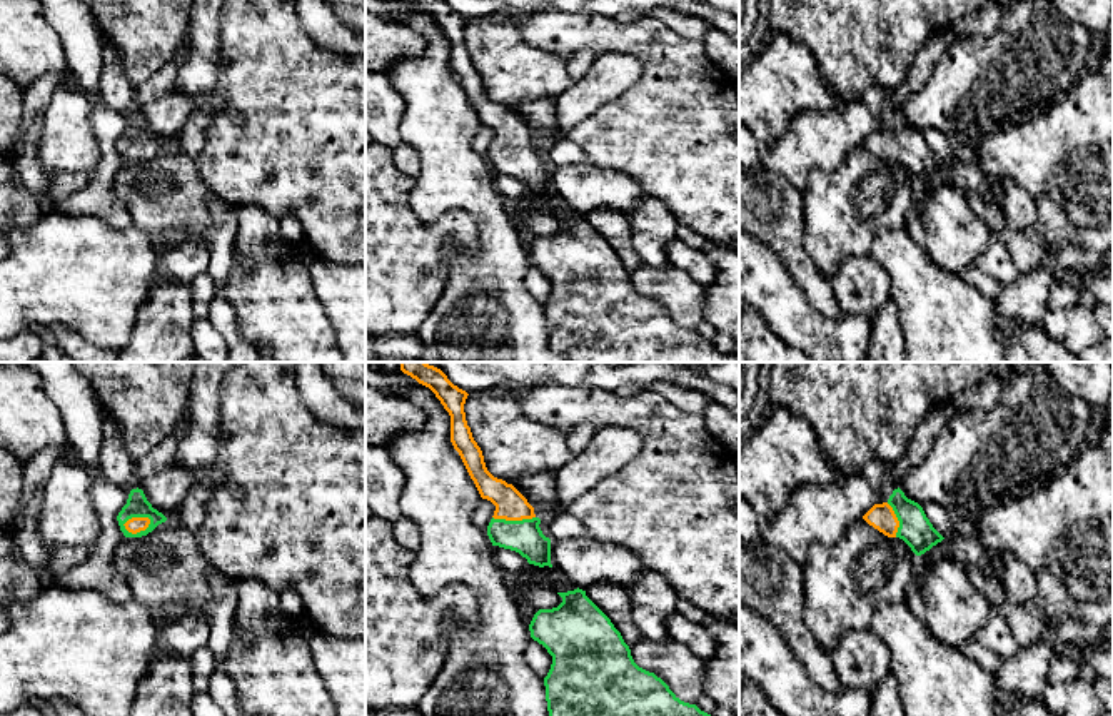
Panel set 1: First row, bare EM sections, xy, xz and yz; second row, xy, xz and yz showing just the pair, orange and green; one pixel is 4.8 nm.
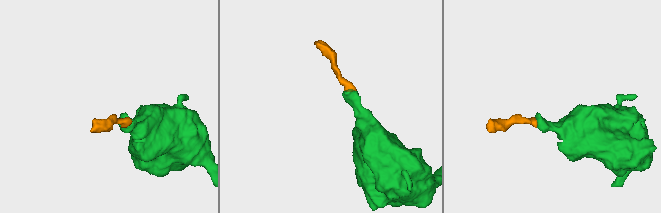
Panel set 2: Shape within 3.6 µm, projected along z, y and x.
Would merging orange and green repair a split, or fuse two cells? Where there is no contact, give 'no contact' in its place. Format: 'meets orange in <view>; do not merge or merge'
meets orange in xy; merge

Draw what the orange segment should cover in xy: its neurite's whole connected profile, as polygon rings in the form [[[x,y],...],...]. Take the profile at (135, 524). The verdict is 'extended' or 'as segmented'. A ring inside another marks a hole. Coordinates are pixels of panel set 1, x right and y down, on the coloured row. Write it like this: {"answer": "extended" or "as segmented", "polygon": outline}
{"answer": "extended", "polygon": [[[132,489],[127,504],[117,516],[125,537],[142,537],[152,532],[167,517],[152,507],[142,489]]]}

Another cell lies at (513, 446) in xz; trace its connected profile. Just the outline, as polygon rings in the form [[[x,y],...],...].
[[[507,386],[471,392],[464,412],[487,471],[507,484],[514,484],[524,476],[557,472],[574,457],[567,447],[567,434],[529,419]]]

